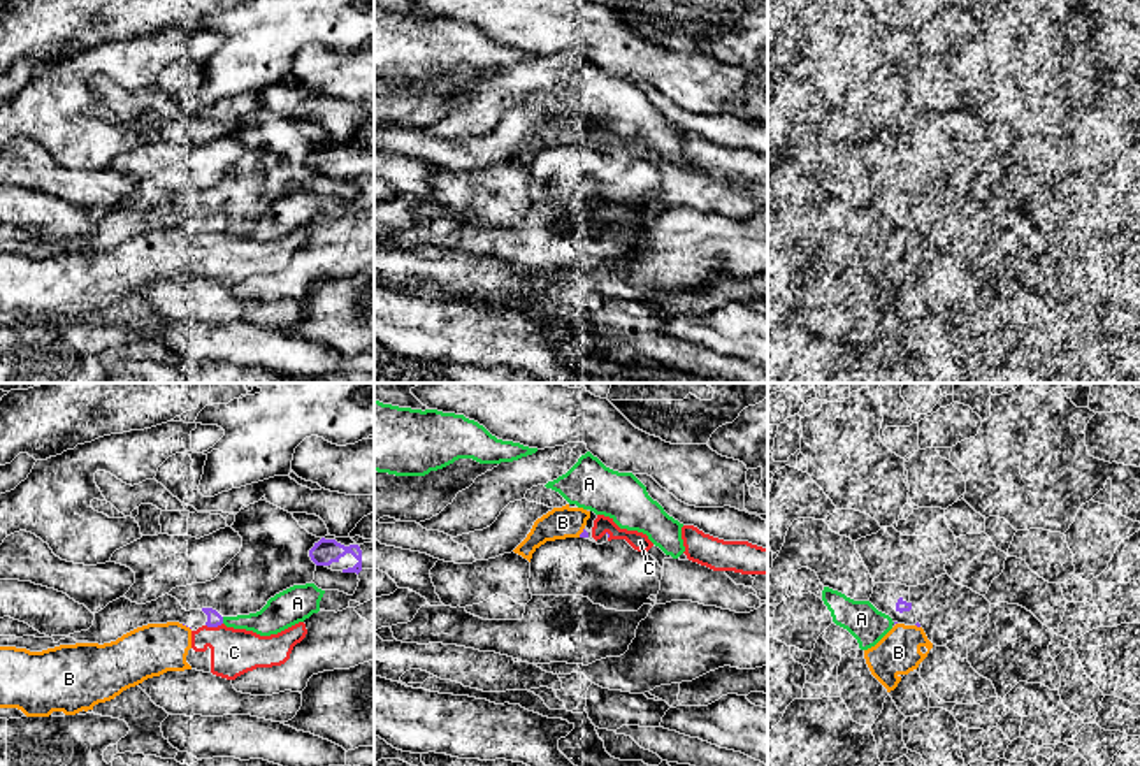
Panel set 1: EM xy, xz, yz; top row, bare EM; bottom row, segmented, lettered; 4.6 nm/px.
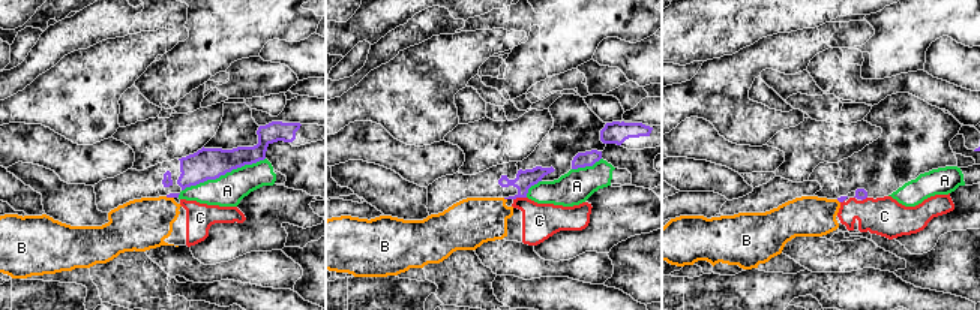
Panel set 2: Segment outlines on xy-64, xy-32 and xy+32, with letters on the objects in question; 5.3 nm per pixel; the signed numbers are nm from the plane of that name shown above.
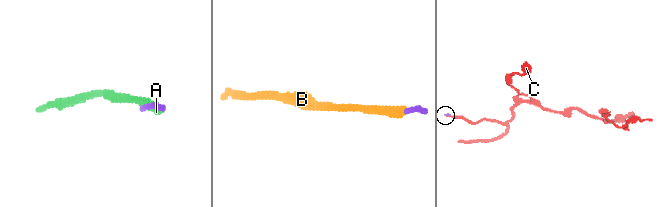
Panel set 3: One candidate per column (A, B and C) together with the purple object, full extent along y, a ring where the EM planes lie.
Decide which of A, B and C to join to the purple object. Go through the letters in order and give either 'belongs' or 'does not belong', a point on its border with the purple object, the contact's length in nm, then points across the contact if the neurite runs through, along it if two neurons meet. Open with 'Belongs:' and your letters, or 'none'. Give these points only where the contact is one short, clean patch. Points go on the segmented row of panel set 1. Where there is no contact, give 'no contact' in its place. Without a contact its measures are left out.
Belongs: none
A: does not belong; meets purple in xy at (222, 621); contact 30 nm long
B: does not belong; meets purple in xz at (582, 533); contact 50 nm long
C: does not belong; meets purple in xy at (213, 626); contact 80 nm long

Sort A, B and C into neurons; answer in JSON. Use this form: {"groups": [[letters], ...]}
{"groups": [["A"], ["B", "C"]]}

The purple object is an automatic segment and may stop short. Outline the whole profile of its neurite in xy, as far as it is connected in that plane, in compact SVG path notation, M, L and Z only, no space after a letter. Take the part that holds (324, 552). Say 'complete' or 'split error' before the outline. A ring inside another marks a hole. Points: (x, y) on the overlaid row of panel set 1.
split error; M325 536L309 550L316 566L332 571L360 573L374 567L374 541L357 545L351 538Z

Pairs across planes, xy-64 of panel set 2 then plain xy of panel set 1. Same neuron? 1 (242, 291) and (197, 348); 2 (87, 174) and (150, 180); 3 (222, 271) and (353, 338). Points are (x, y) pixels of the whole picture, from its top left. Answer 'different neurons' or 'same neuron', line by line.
1: same neuron
2: different neurons
3: different neurons

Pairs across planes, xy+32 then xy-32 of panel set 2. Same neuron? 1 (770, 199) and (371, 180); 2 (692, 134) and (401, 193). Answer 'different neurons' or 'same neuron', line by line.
1: different neurons
2: different neurons

